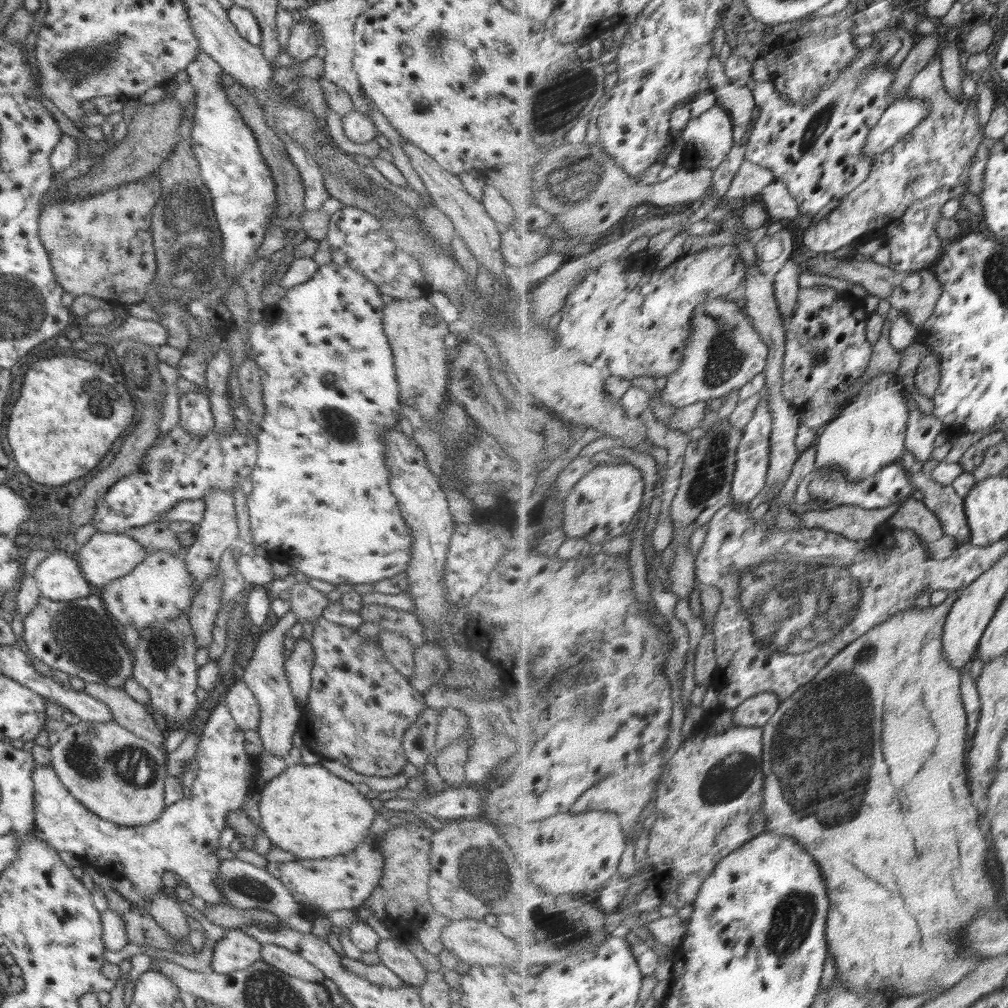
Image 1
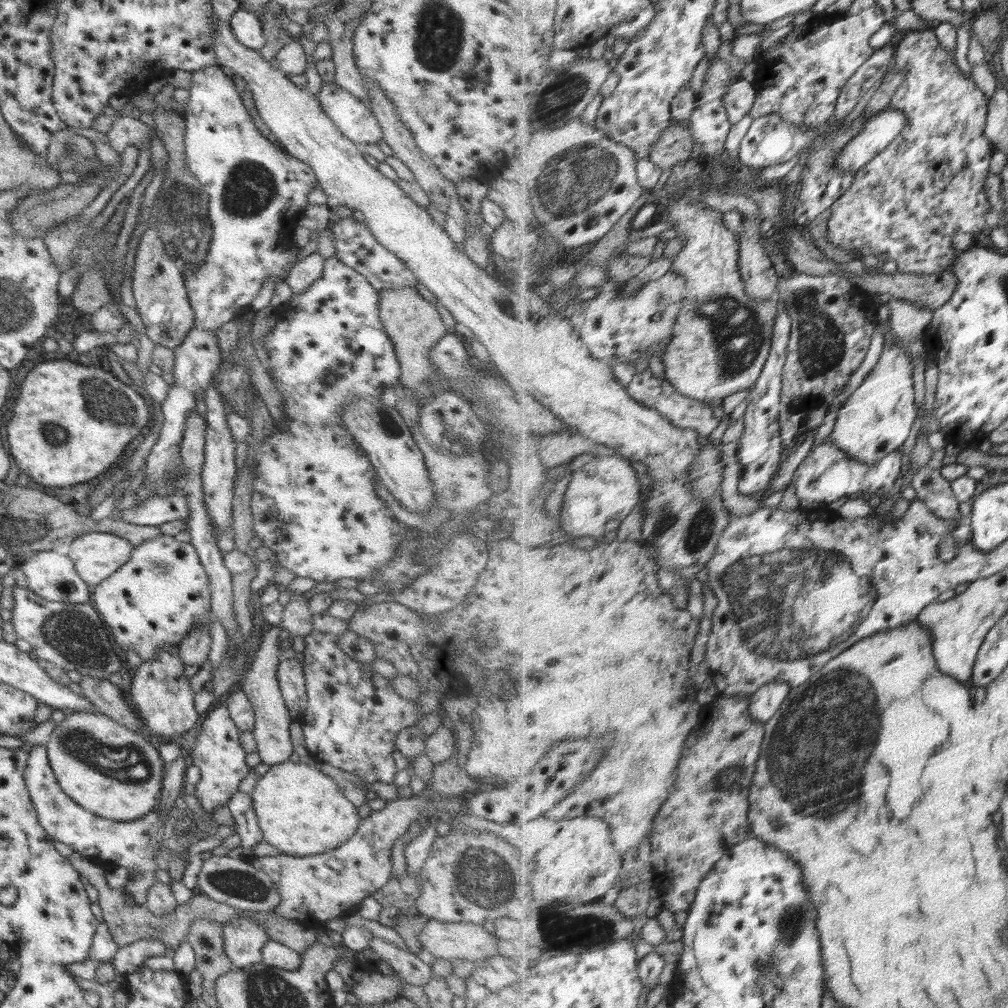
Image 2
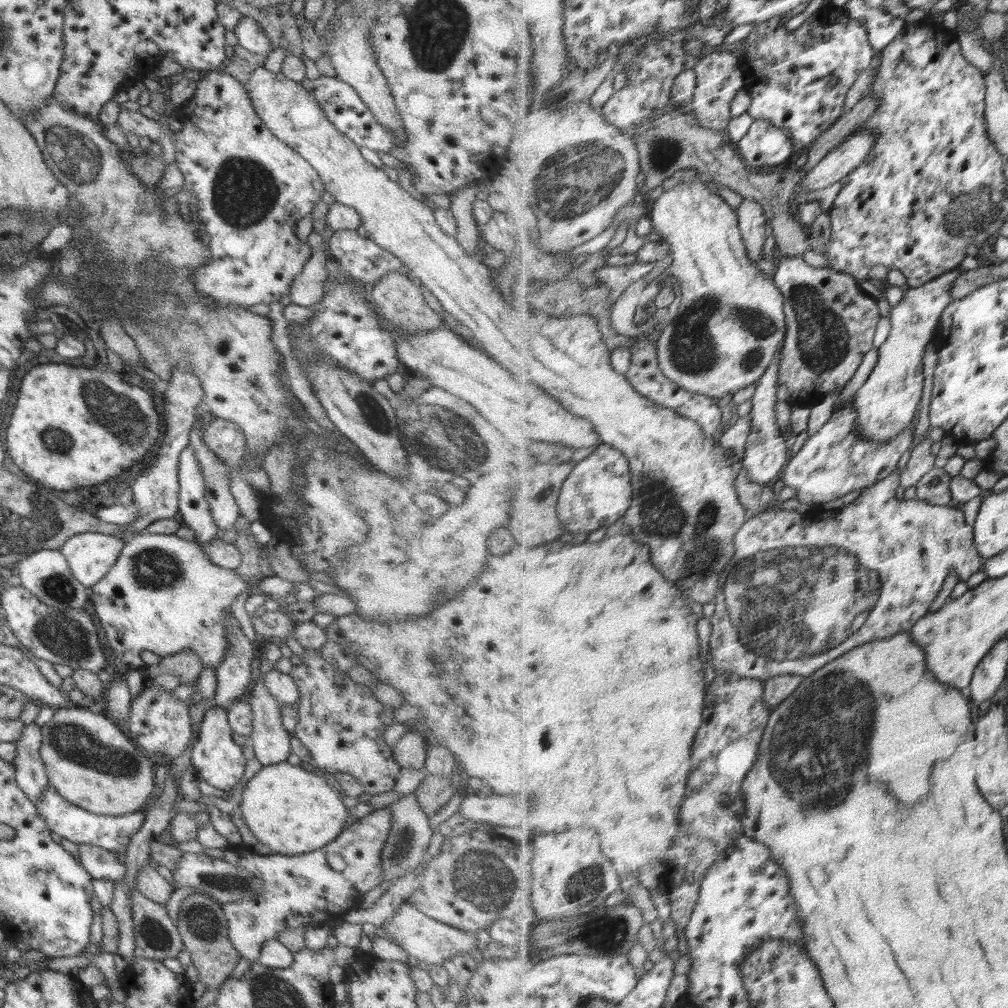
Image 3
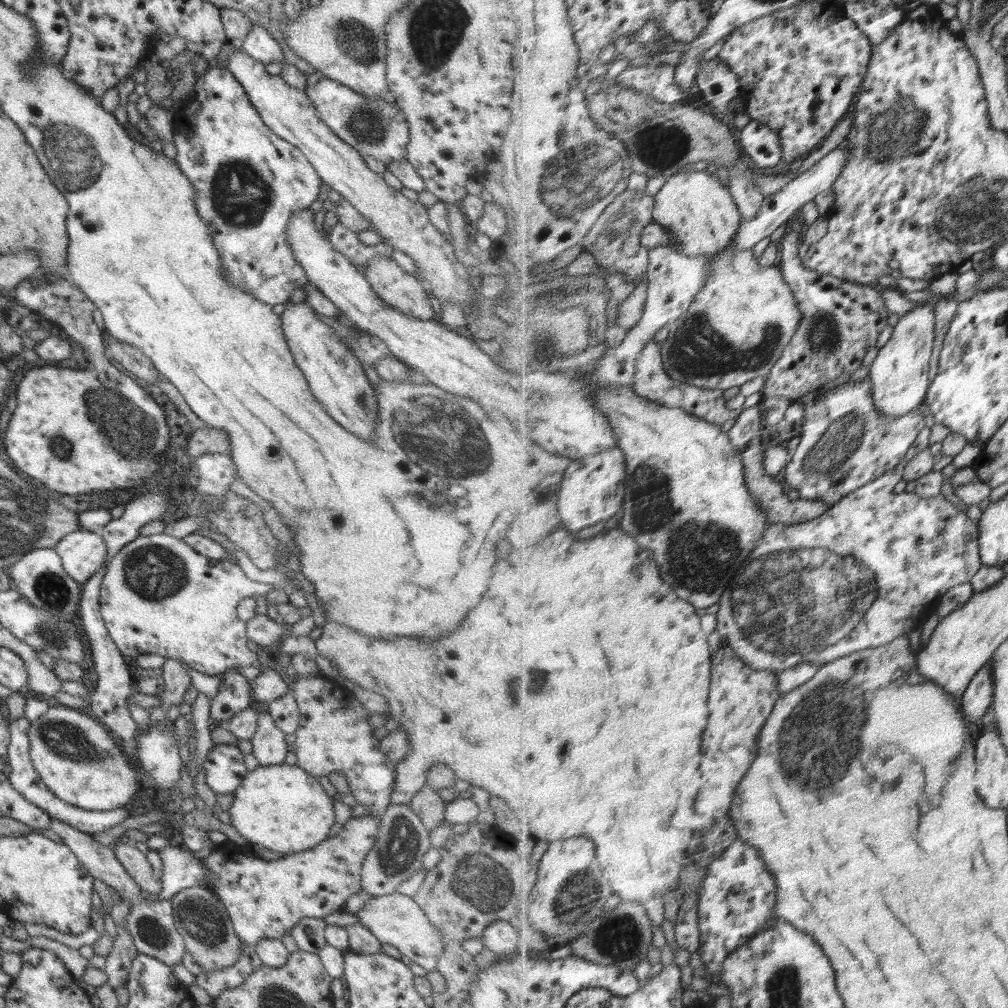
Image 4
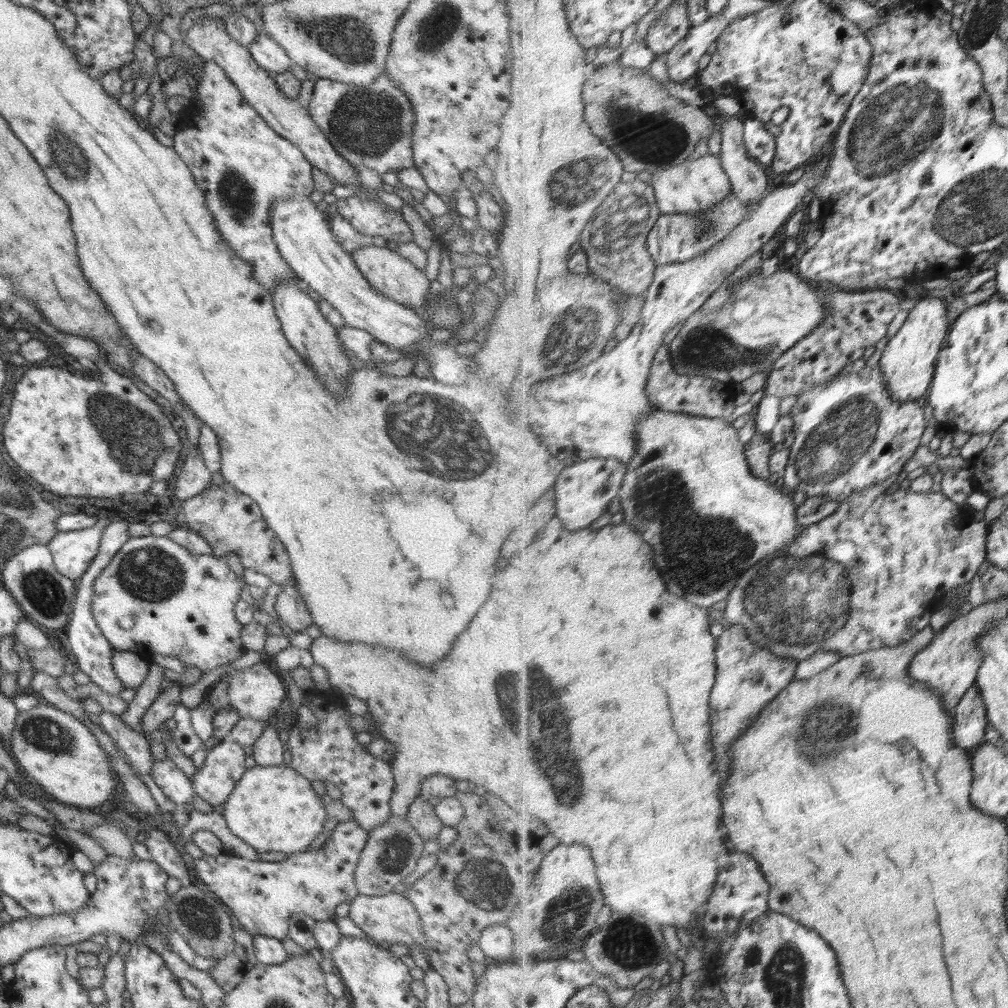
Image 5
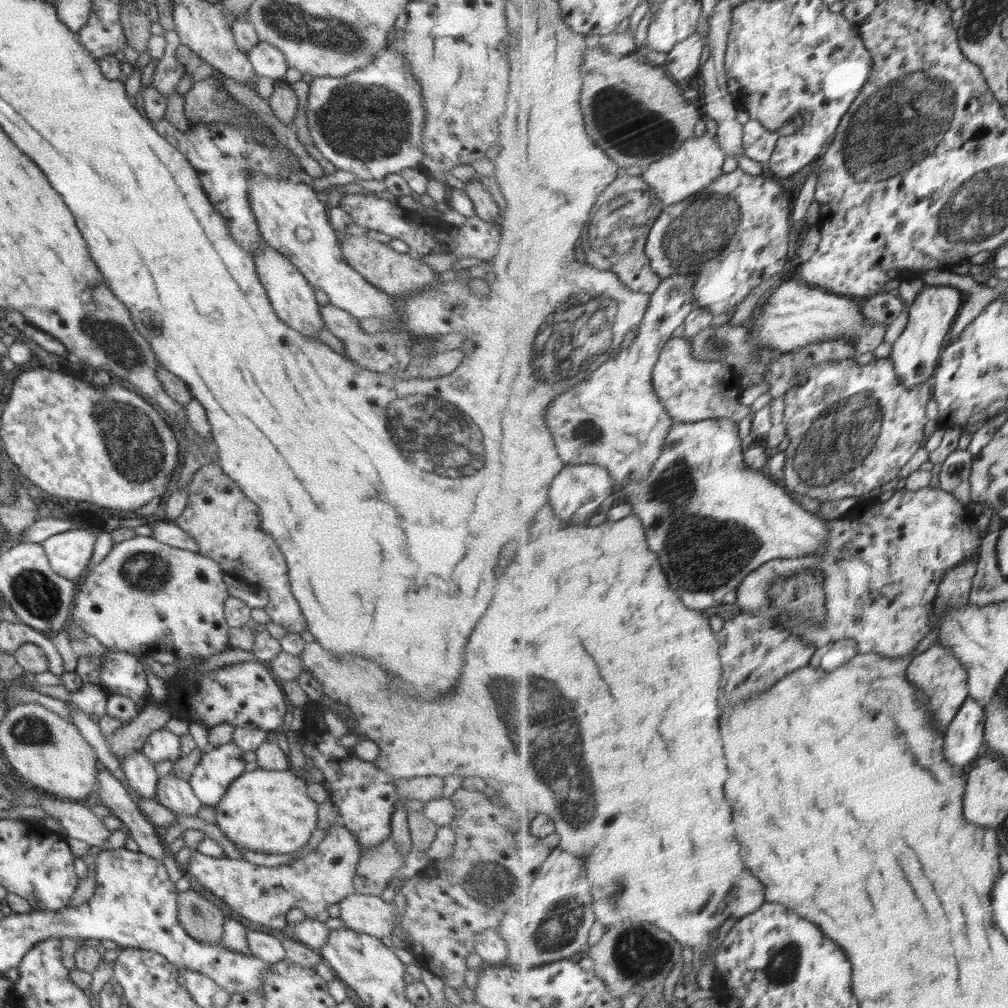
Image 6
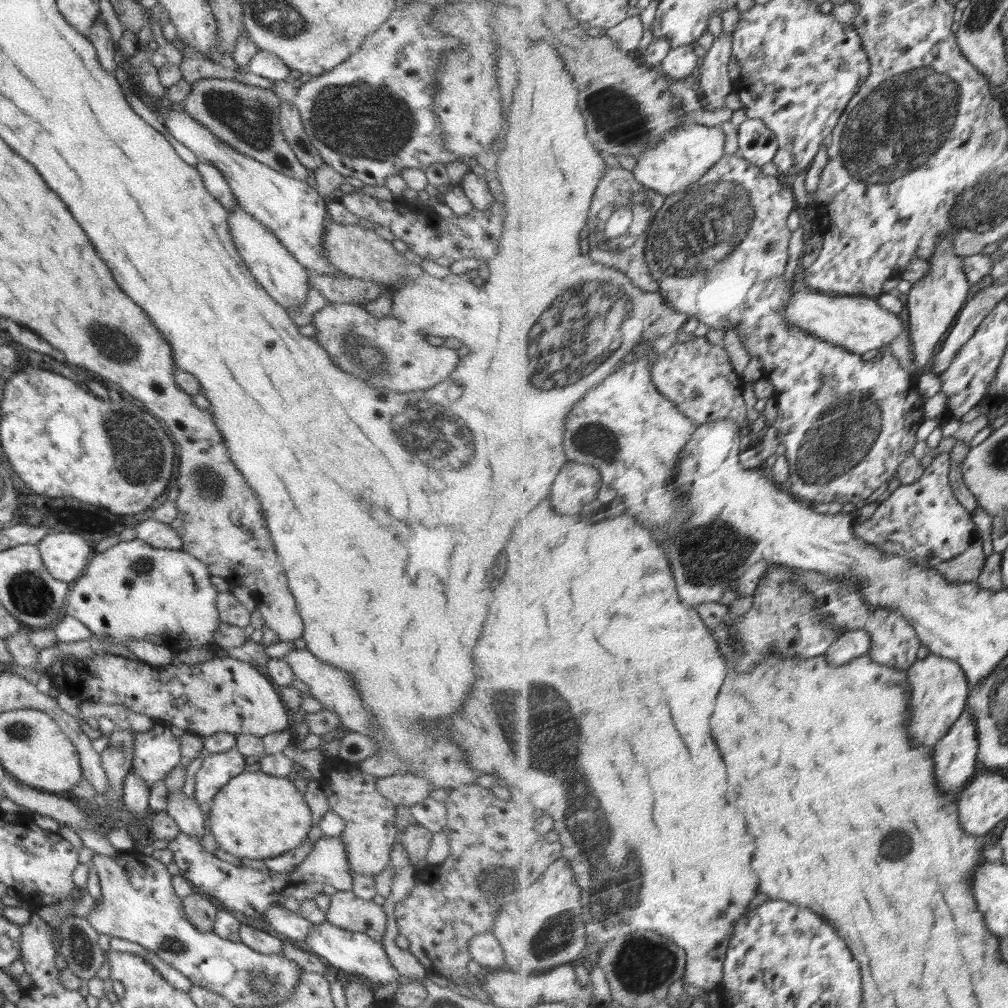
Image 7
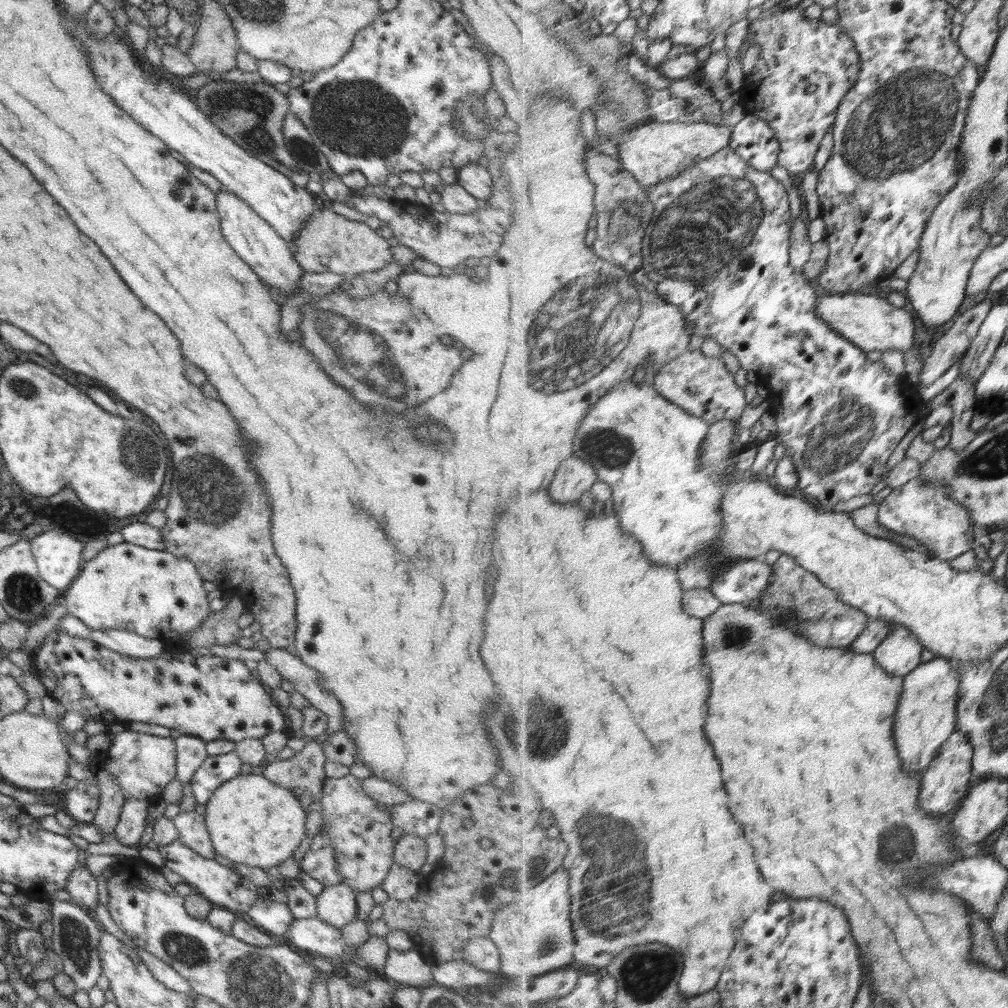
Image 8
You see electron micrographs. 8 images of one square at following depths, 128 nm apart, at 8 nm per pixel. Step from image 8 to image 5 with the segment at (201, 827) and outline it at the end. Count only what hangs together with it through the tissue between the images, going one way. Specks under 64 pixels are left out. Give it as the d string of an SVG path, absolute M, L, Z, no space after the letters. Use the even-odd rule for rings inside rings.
M153 757L150 776L178 808L182 808L183 804L193 803L195 790L192 781L172 759L159 760Z

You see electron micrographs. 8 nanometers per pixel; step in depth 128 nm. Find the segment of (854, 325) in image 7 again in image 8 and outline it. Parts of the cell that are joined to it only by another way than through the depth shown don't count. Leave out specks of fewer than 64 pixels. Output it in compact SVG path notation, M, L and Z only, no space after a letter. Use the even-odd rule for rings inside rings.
M875 292L824 294L815 310L836 332L867 352L890 349L906 352L915 347L916 313L911 308L894 306Z

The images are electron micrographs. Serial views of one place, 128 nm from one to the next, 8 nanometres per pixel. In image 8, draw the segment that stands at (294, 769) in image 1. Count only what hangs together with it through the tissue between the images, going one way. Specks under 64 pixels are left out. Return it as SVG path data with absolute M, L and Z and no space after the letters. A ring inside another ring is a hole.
M240 773L223 782L205 804L205 823L213 849L233 863L269 868L293 856L305 838L306 813L298 794L264 775Z

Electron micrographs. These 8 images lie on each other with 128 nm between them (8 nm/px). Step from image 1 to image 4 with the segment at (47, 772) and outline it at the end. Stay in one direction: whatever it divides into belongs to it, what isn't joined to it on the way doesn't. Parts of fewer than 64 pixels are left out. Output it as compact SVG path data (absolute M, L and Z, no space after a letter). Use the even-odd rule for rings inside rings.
M25 717L13 718L8 721L8 732L10 732L10 741L8 742L7 750L7 770L6 775L9 778L10 784L26 799L28 802L35 804L42 809L51 818L55 818L58 822L65 822L76 827L76 830L94 836L99 832L104 832L116 824L122 824L130 815L128 809L120 807L114 810L91 811L80 809L77 806L68 804L60 800L41 780L40 775L36 772L32 764L31 754L28 747L28 729L30 729L30 721ZM215 744L208 752L202 768L206 784L218 794L233 794L248 774L244 765L244 753L238 746Z

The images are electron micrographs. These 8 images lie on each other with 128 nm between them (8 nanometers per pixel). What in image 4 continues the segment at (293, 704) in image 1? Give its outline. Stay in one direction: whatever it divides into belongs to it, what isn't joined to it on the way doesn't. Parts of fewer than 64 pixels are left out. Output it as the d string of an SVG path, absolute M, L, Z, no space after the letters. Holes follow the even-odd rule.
M265 707L257 709L258 730L252 736L253 755L262 766L279 765L284 763L289 753L285 734L276 728L273 718Z

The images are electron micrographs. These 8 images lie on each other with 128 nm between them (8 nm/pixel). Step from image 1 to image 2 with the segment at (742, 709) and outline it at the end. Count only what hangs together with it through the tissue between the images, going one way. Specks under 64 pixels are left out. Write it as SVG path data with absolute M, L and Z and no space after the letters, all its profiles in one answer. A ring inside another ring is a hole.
M771 682L751 696L751 715L756 721L768 723L788 701L793 686L789 682Z

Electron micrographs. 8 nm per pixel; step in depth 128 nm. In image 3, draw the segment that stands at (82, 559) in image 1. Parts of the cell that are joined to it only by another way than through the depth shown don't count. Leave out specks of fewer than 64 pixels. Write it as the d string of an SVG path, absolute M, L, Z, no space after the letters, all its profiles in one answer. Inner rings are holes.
M88 532L71 536L59 551L66 557L76 580L89 590L108 574L124 545L121 538Z

